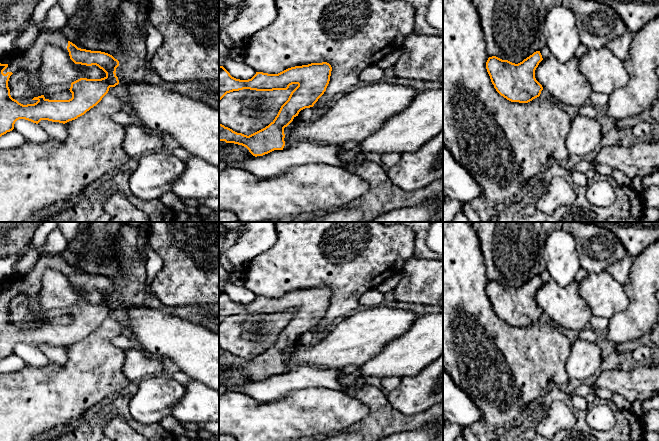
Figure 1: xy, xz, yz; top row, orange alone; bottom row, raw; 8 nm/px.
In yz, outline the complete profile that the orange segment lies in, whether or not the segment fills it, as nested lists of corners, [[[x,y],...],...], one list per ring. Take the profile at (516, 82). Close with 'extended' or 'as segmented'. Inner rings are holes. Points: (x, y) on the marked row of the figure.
[[[540,51],[518,64],[492,56],[486,62],[486,69],[501,96],[511,102],[528,103],[539,97],[543,90],[535,78],[535,70],[542,60]]]; as segmented

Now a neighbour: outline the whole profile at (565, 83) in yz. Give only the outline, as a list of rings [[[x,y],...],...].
[[[554,56],[543,59],[535,70],[535,78],[543,89],[549,92],[556,103],[580,108],[589,102],[593,92],[590,84],[579,70],[579,58],[576,56],[566,62],[558,61]]]

